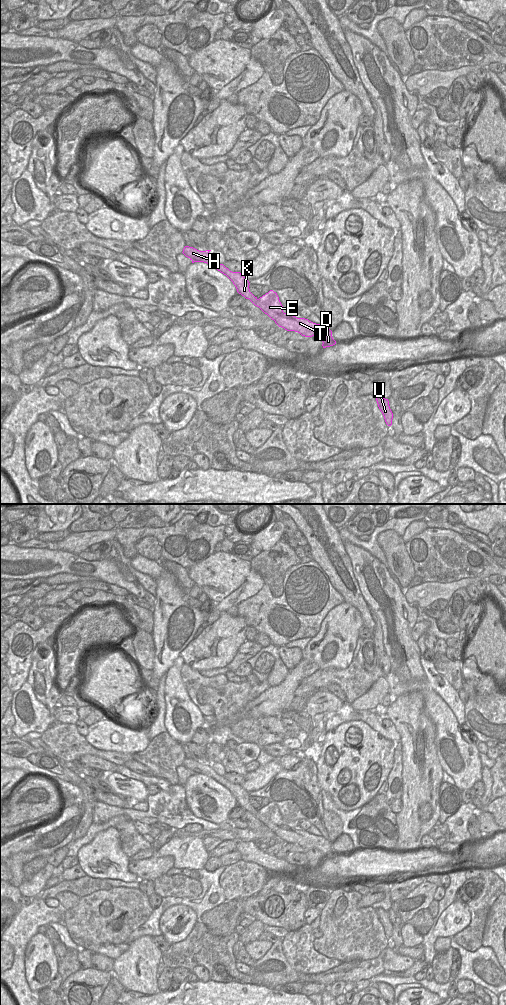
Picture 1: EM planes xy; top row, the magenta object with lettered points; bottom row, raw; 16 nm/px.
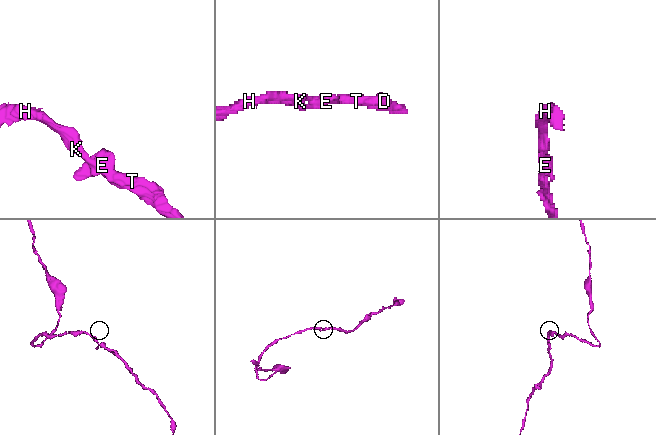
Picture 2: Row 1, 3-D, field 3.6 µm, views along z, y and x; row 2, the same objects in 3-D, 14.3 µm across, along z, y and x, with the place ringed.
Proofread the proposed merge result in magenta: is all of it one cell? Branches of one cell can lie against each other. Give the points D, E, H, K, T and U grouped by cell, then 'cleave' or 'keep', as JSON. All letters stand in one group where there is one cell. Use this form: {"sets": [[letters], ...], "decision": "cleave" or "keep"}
{"sets": [["D", "E", "H", "K", "T", "U"]], "decision": "keep"}

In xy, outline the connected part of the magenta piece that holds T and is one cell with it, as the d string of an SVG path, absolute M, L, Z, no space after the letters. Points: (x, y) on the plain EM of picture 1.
M185 758L183 766L188 769L192 775L204 774L218 783L226 787L235 797L237 804L249 811L255 818L259 819L267 826L275 835L287 843L295 843L305 849L316 848L323 854L323 860L330 859L336 856L332 849L332 843L326 840L323 836L316 836L305 830L297 830L283 824L283 818L276 804L270 802L268 805L260 809L255 809L249 801L249 793L241 787L240 784L232 784L223 776L218 775L212 767L211 762L199 763L193 759Z

